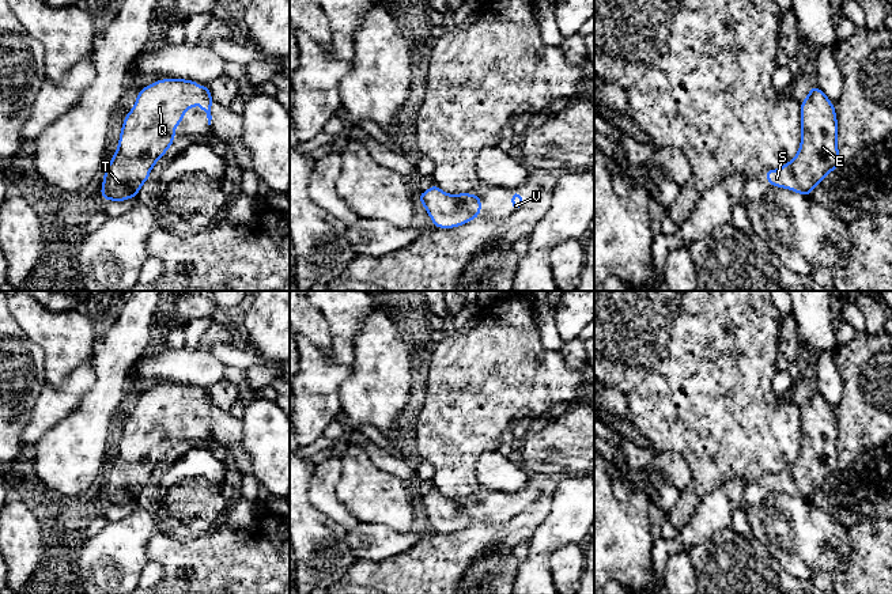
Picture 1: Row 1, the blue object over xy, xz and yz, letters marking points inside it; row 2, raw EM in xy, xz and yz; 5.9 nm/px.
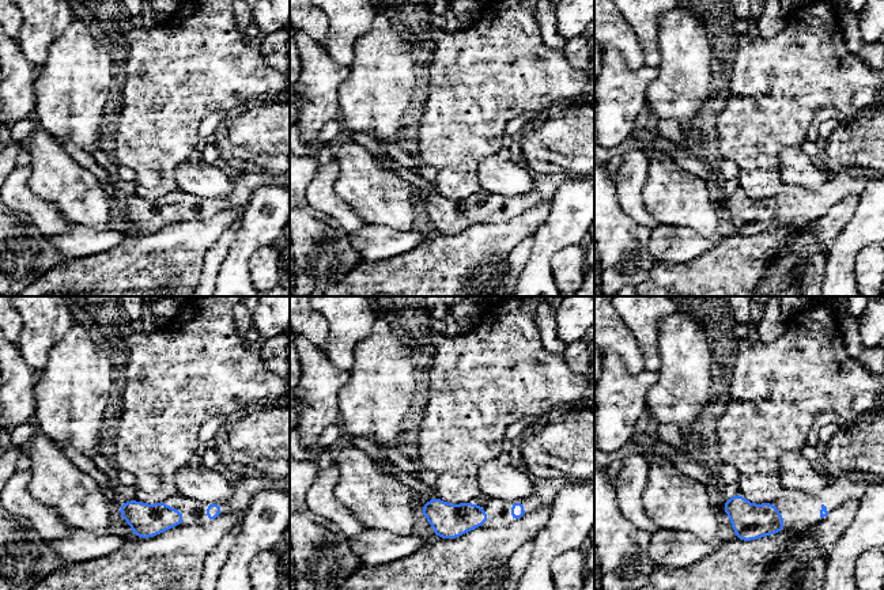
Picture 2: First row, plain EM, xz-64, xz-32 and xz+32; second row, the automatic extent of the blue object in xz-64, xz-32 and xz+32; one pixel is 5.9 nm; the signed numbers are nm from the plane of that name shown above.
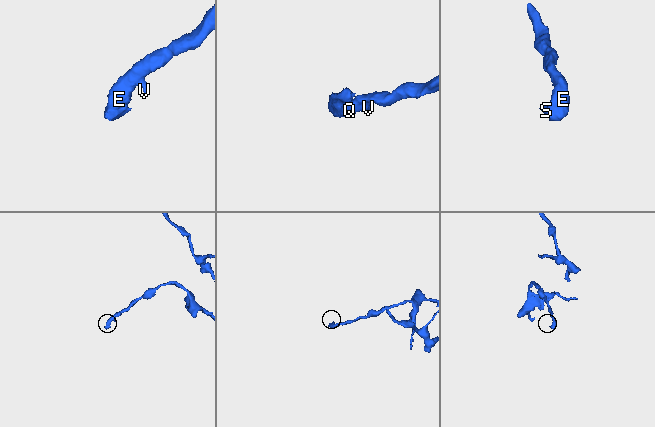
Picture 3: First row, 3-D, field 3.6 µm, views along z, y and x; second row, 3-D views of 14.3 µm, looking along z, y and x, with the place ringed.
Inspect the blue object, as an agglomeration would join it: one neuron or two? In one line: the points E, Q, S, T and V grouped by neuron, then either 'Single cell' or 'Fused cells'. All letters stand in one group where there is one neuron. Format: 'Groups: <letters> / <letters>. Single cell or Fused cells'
Groups: E Q S T V. Single cell

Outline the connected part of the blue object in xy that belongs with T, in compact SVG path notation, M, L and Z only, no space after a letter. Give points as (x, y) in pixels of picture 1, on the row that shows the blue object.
M160 79L139 91L121 125L118 148L103 174L101 198L135 198L155 163L174 143L174 128L190 106L197 110L196 80Z

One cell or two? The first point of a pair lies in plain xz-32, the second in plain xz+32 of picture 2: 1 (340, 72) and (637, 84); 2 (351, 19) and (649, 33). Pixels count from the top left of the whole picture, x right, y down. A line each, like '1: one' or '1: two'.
1: one
2: one

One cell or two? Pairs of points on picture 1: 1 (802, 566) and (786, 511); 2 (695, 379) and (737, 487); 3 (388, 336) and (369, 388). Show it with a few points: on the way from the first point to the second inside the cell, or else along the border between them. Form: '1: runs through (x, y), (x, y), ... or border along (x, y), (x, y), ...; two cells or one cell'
1: runs through (801, 552), (801, 538), (790, 525); one cell
2: border along (745, 481), (737, 477), (726, 477), (707, 496); two cells
3: runs through (381, 348), (381, 375); one cell

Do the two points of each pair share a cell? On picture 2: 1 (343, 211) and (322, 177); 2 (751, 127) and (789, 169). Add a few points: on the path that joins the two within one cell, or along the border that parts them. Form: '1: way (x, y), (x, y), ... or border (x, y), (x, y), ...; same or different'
1: way (335, 203), (322, 191), (322, 185); same
2: border (800, 147), (779, 155), (786, 188); different

